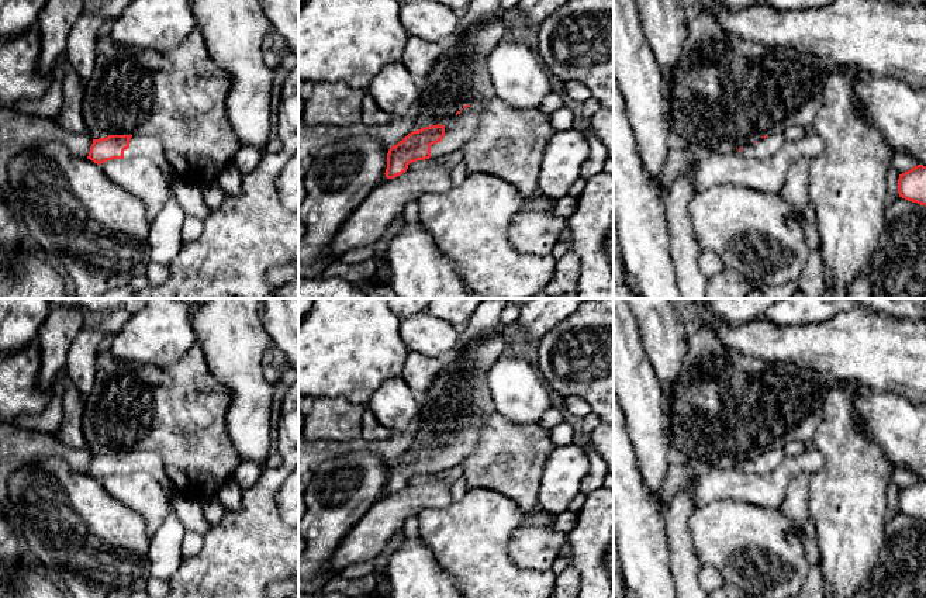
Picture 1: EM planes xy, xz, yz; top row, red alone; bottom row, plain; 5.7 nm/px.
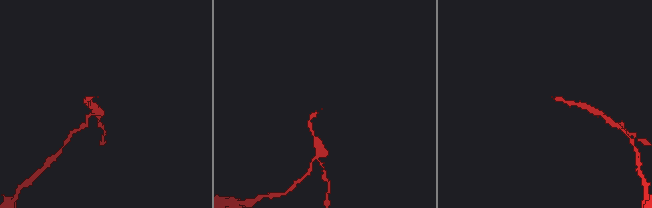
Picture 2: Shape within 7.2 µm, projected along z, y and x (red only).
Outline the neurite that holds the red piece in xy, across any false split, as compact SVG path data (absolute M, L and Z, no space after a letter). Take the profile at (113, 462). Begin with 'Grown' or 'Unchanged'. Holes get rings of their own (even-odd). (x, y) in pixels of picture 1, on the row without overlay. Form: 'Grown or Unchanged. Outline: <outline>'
Grown. Outline: M108 450L93 454L87 474L101 480L113 474L142 471L153 477L160 485L170 485L163 460L155 452Z

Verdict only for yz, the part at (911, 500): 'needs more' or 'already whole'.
already whole

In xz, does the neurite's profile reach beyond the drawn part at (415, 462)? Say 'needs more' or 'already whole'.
needs more

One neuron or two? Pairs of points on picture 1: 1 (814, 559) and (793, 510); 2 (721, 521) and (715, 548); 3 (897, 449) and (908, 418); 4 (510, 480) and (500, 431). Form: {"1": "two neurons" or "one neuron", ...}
{"1": "one neuron", "2": "one neuron", "3": "one neuron", "4": "one neuron"}

